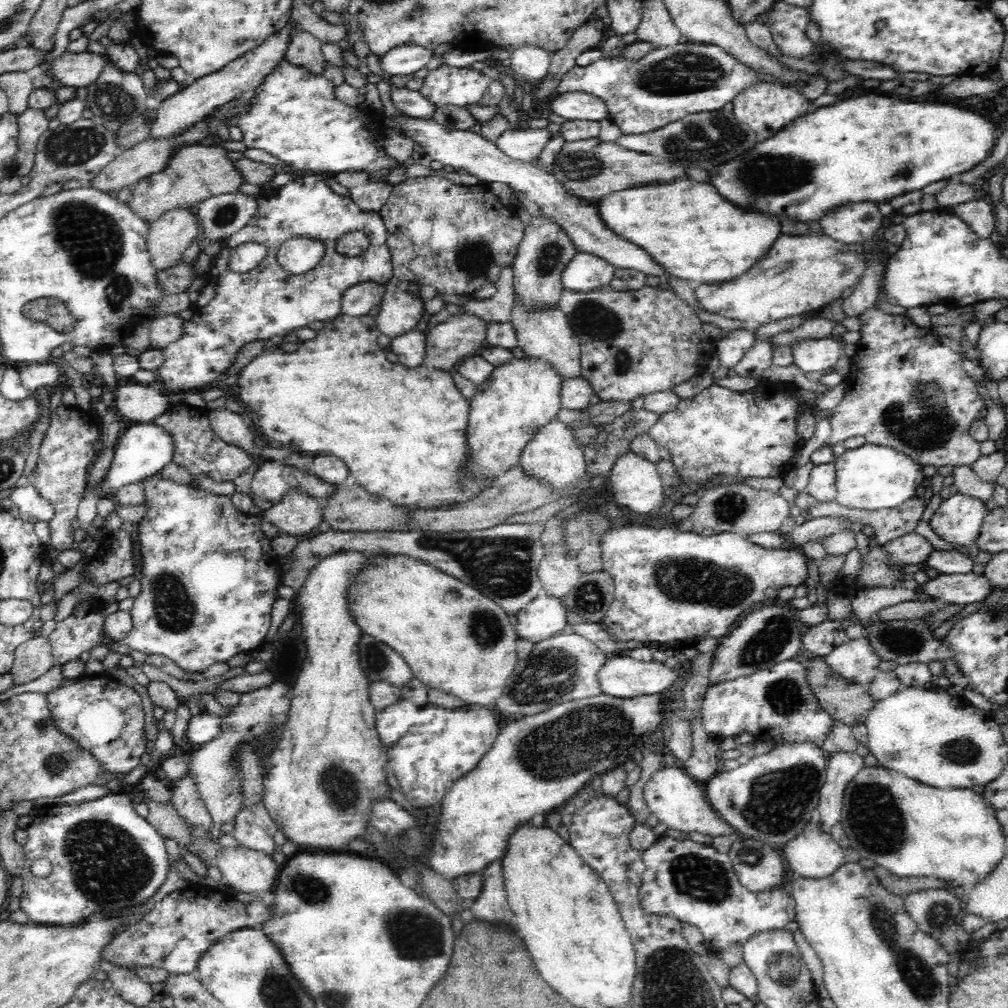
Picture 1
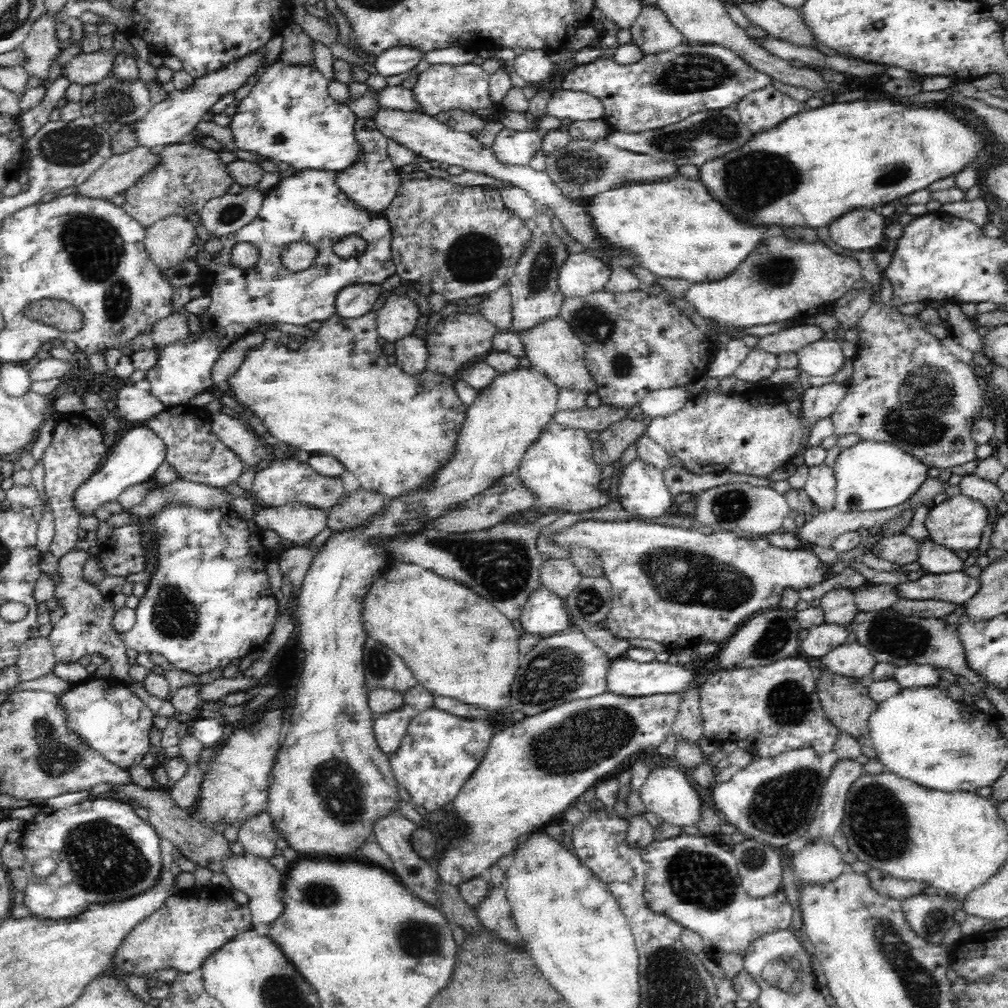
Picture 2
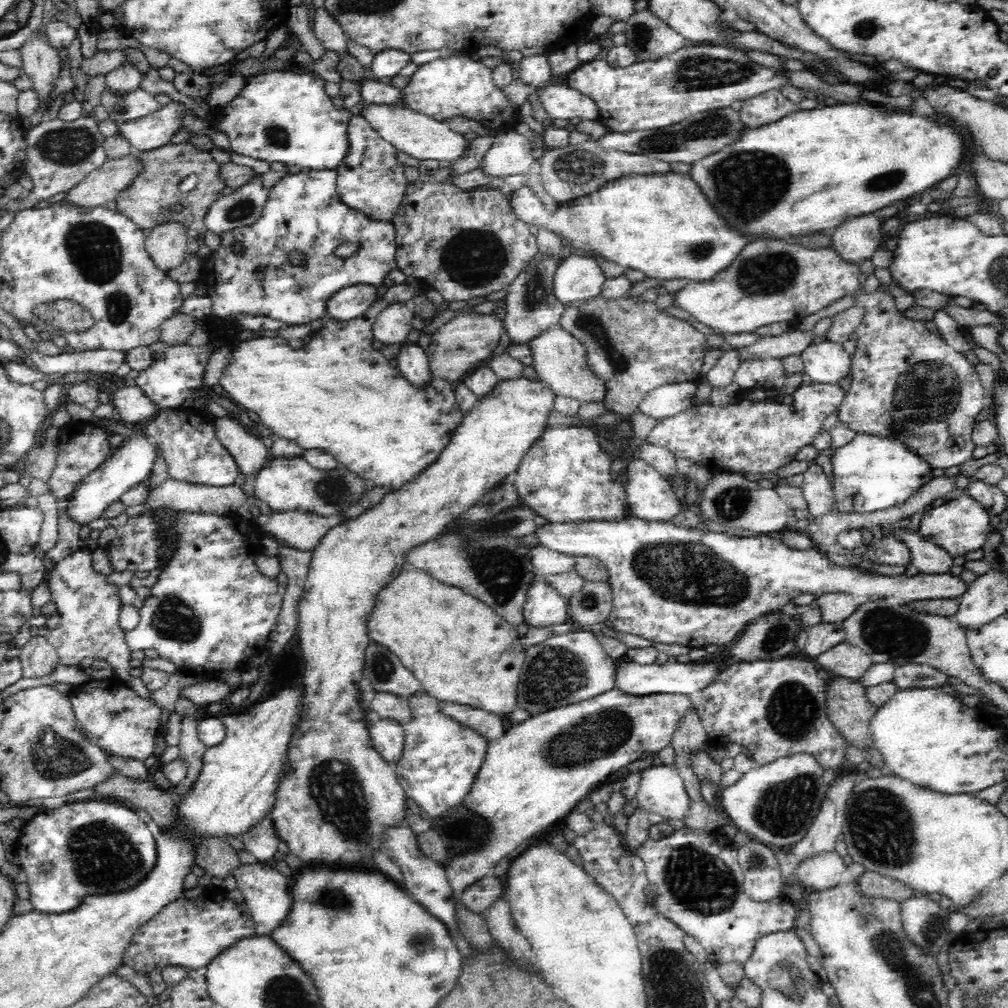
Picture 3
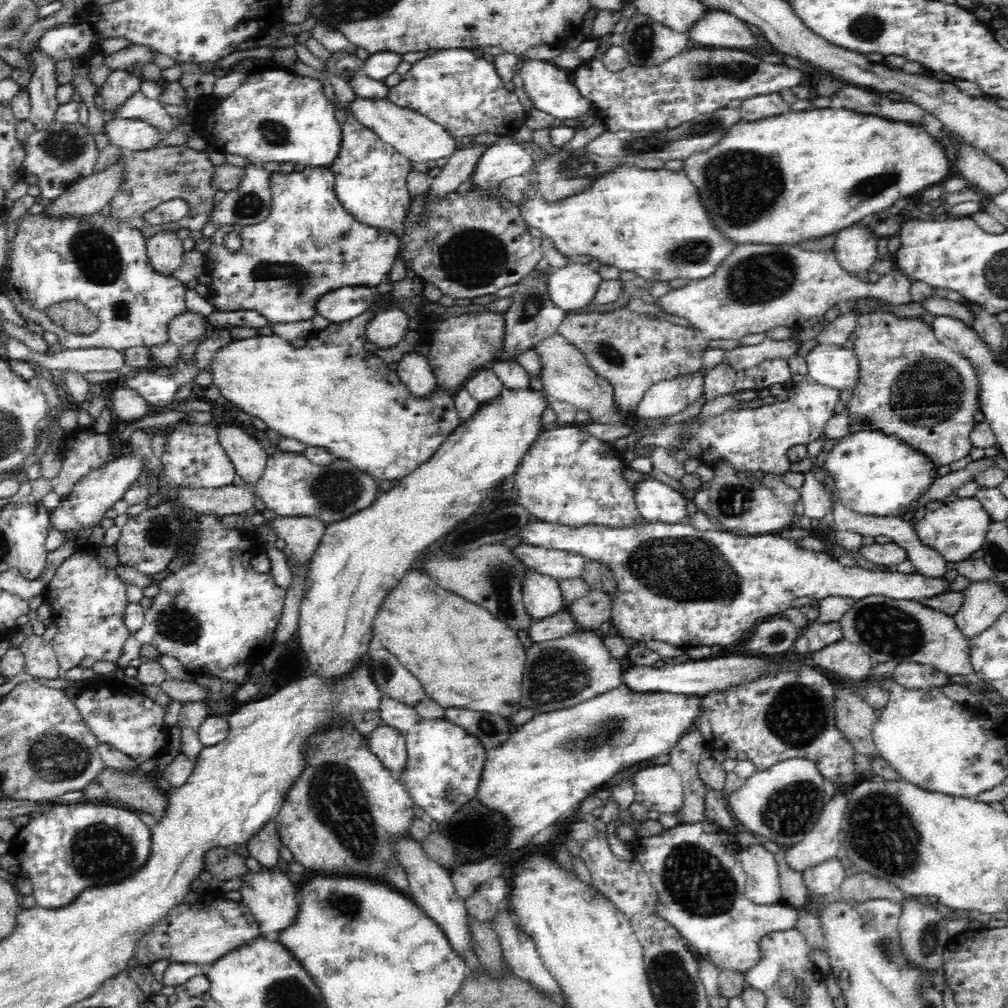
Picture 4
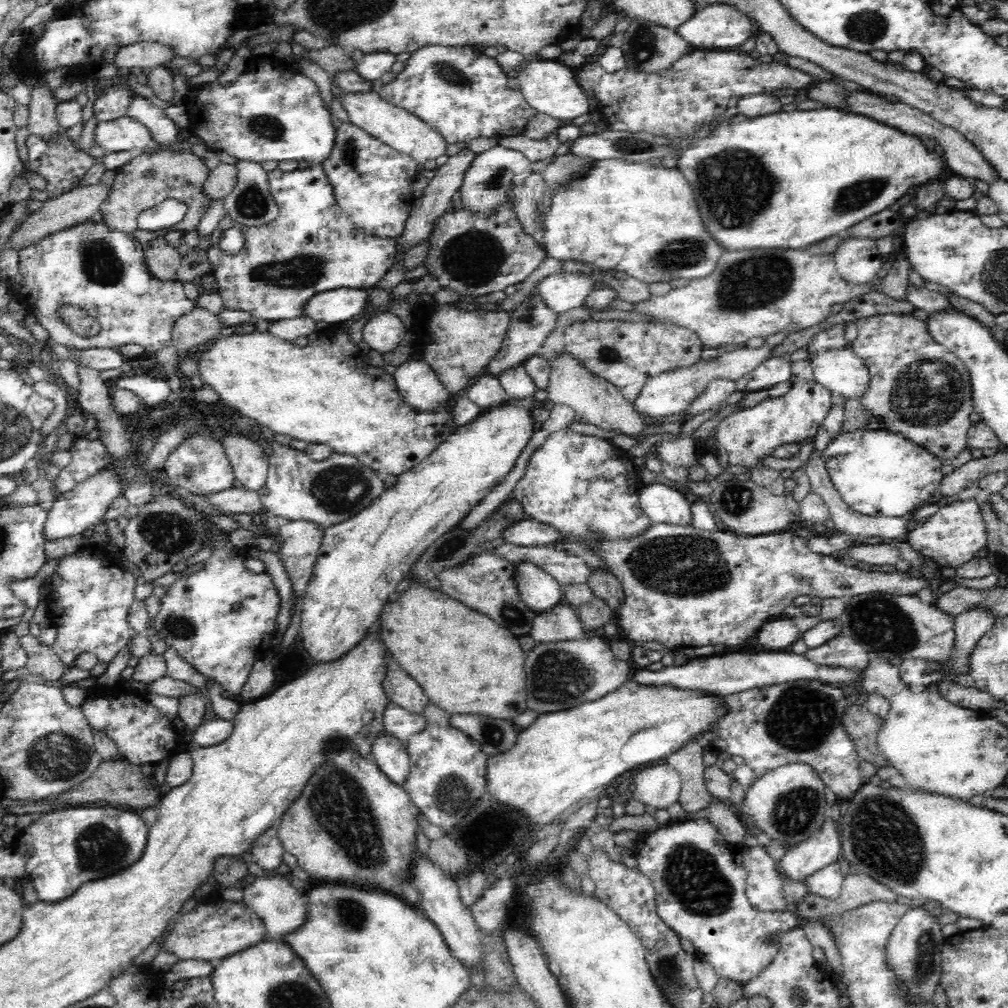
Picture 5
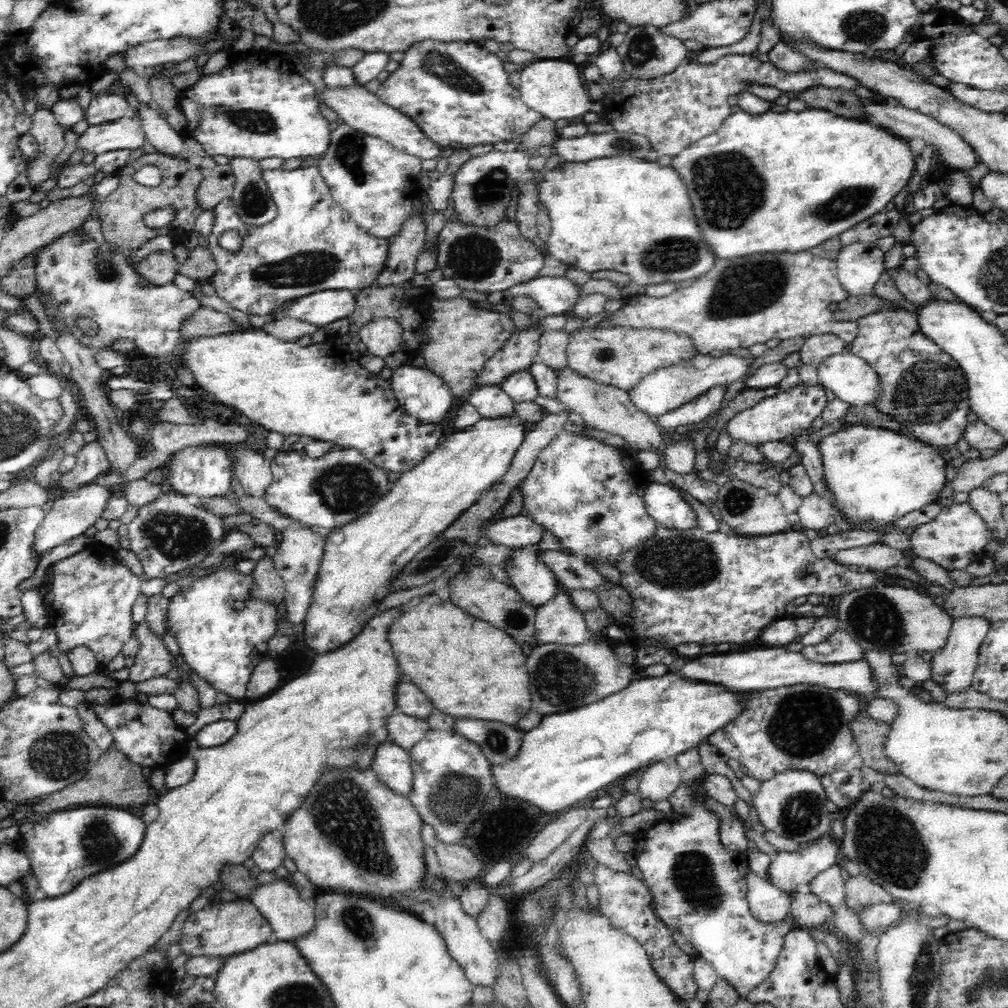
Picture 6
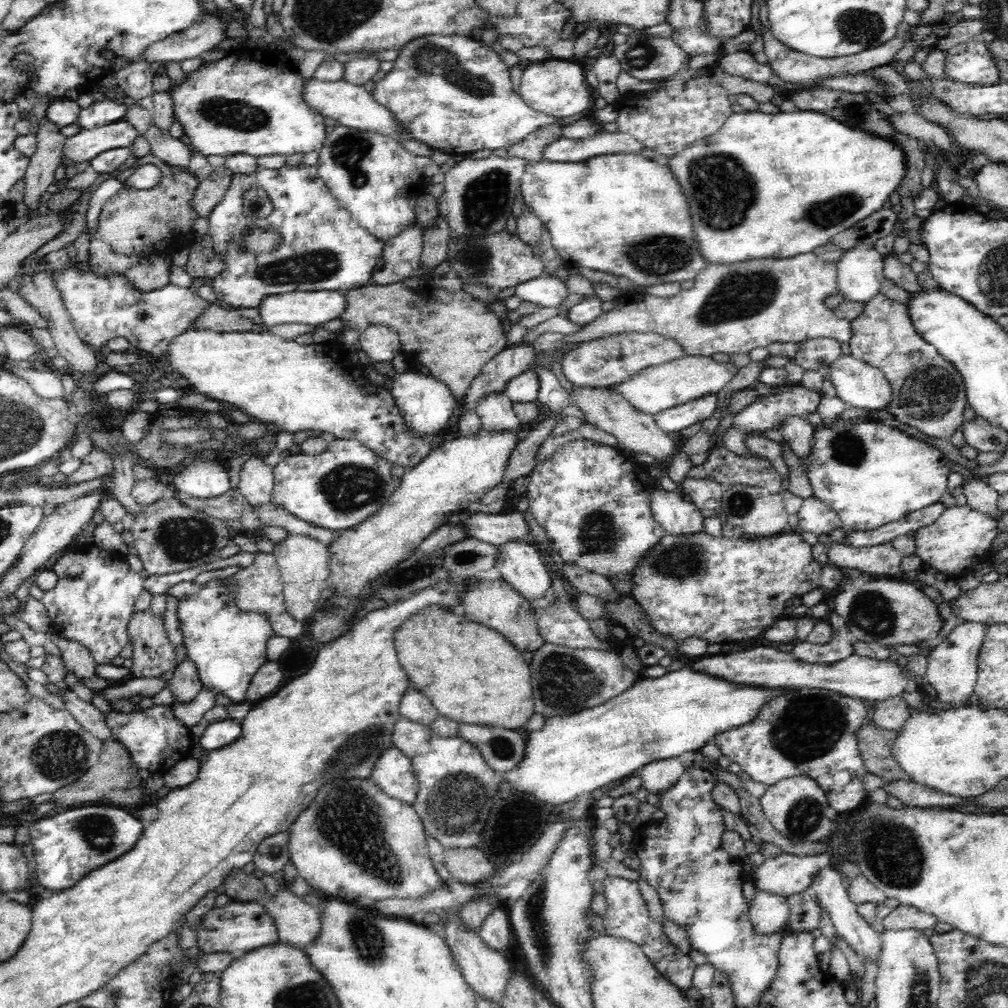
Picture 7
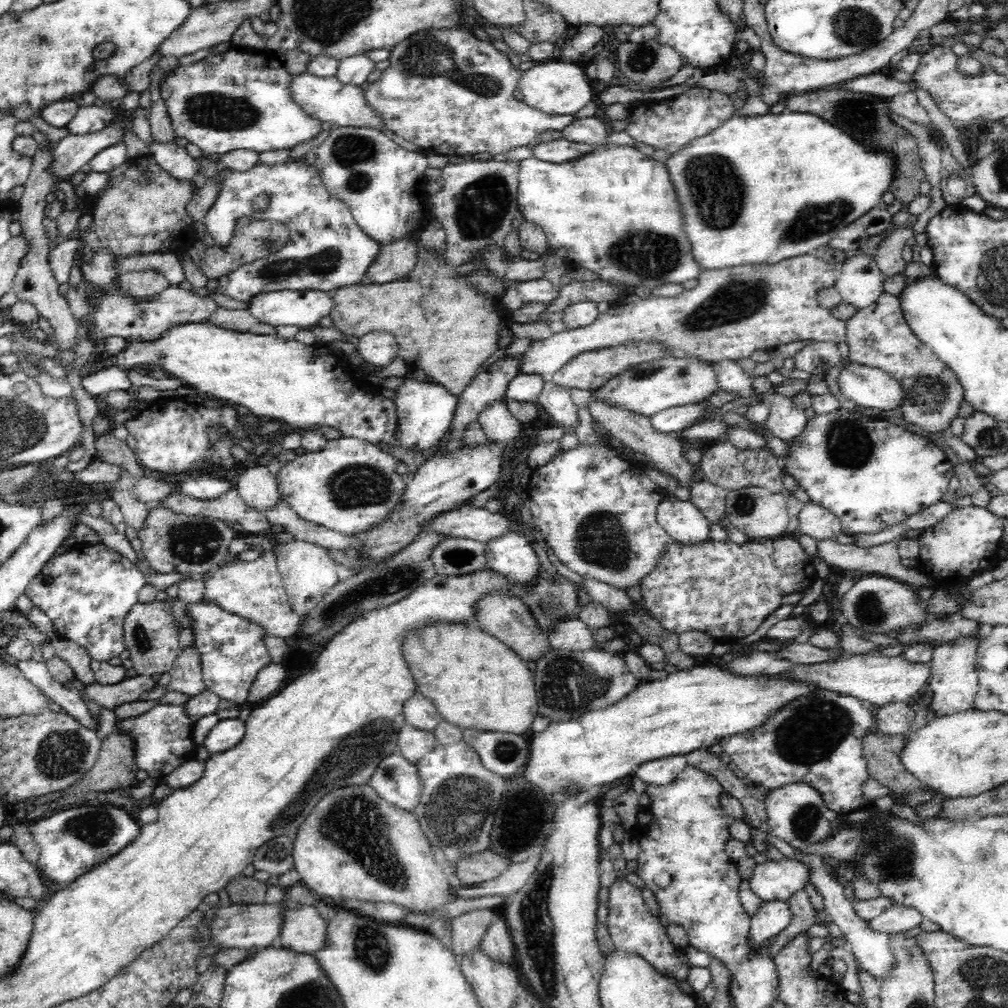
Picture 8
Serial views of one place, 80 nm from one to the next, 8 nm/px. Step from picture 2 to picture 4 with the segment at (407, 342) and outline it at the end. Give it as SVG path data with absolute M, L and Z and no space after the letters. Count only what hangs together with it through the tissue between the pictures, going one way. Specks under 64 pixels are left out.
M413 351L405 354L399 364L396 372L412 397L428 398L439 388L427 357Z

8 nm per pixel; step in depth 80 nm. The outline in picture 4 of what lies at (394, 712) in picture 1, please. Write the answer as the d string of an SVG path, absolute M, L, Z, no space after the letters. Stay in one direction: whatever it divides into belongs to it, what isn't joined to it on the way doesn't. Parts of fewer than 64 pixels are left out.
M381 723L370 732L368 743L384 768L388 768L398 778L402 768L406 768L407 746L404 734Z

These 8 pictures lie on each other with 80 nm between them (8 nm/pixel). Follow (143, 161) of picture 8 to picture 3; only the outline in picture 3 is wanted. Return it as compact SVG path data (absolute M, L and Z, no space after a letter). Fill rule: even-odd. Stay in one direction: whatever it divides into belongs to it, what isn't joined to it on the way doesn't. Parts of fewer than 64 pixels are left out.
M188 141L179 144L170 143L160 148L134 152L139 158L145 160L144 170L125 188L120 195L116 196L117 211L128 216L134 224L143 231L152 230L154 226L162 222L181 222L192 234L203 235L207 230L204 216L214 200L218 200L221 191L225 188L225 181L220 175L221 164L214 161L210 150L206 151L194 147ZM197 174L197 185L189 192L182 192L178 184L190 176ZM174 203L182 203L182 212L167 212L166 207Z

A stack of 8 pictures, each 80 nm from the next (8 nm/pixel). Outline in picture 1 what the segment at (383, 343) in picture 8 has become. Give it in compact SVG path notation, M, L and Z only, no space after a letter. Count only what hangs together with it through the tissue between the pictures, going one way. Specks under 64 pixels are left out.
M393 277L392 284L385 286L380 312L375 317L377 329L386 336L394 337L420 327L419 320L425 312L425 303L420 294L396 288Z

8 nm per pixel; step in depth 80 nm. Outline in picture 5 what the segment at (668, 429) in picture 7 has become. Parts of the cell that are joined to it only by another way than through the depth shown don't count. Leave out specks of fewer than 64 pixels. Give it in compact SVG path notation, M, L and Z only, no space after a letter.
M726 379L710 382L704 392L685 409L686 420L724 404L728 397L736 391L736 386L736 382Z

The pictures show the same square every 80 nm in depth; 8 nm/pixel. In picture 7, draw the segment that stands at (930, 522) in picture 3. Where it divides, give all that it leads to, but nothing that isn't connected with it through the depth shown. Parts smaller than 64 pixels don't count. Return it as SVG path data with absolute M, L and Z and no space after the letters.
M969 505L952 506L934 521L934 524L919 528L913 536L916 541L915 554L920 556L921 562L931 566L946 576L957 576L972 572L973 567L982 562L994 560L992 544L998 536L998 523L994 517L974 510Z

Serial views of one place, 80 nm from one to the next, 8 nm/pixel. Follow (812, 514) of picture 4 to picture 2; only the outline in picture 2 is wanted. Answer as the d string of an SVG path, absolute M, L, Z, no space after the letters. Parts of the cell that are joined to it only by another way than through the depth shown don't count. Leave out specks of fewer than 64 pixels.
M824 463L809 467L804 491L818 509L831 511L835 507L836 488L833 468Z

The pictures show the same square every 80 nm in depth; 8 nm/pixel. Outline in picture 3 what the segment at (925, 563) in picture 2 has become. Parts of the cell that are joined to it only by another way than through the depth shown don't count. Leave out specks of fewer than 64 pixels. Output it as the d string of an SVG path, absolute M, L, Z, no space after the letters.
M894 528L889 534L900 536L908 544L912 566L916 566L920 573L944 574L950 570L954 558L937 544L924 540L908 528Z

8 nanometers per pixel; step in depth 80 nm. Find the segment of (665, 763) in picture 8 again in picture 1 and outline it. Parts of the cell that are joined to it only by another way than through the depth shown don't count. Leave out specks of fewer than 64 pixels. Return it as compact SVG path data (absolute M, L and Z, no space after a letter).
M662 767L656 769L654 774L646 781L643 795L652 814L663 822L665 828L672 828L678 832L702 833L715 838L718 836L730 836L736 832L725 820L714 812L713 806L705 795L703 785L692 780L692 777L681 767Z

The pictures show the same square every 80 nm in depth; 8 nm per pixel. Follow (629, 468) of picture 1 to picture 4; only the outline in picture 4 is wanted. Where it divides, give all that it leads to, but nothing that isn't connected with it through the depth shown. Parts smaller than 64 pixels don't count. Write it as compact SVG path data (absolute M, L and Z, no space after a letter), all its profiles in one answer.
M637 456L628 467L647 474L645 479L633 484L635 503L644 521L678 524L688 520L686 517L688 500L668 484L650 475L653 468L650 457Z

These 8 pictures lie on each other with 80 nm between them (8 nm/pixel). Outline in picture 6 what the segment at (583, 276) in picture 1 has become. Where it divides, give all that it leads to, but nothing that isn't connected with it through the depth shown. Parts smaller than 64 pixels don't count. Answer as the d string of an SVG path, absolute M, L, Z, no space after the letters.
M541 276L533 278L522 284L515 284L508 288L512 296L527 296L538 303L539 308L545 310L548 315L565 314L579 301L580 288L566 277Z

